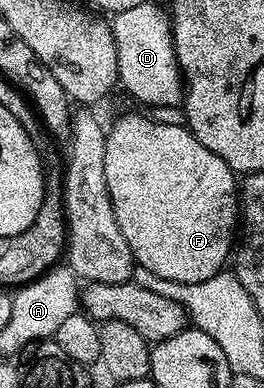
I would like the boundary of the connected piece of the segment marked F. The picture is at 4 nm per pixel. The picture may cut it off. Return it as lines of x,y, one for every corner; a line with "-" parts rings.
127,113
115,121
115,126
106,130
105,143
105,183
109,187
109,195
113,203
113,211
117,215
117,227
121,227
121,235
125,235
125,243
129,243
129,251
138,268
153,271
160,282
171,281
172,286
201,283
205,279
213,279
213,275
224,272
226,263
233,253
237,241
237,222
241,217
241,193
237,188
237,175
221,159
221,155
213,155
209,147
201,147
201,143
191,133
191,130
179,125
169,126
166,123
155,122
151,115
142,117
139,113

